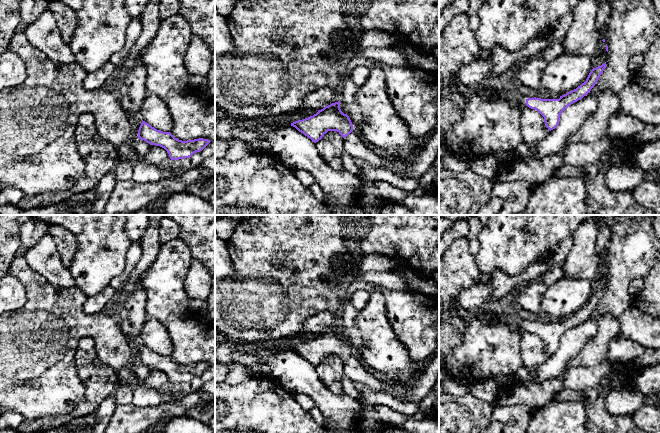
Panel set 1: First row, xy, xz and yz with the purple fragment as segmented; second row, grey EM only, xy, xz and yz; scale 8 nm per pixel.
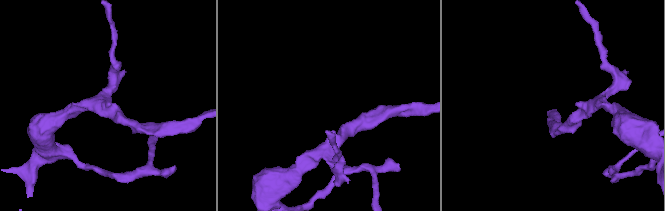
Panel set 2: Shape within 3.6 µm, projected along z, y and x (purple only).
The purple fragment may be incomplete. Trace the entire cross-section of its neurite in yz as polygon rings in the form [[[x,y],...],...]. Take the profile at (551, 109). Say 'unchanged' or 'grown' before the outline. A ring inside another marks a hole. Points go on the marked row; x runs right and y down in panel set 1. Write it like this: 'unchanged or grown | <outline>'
grown | [[[606,62],[593,68],[584,83],[560,96],[559,99],[541,99],[536,97],[526,99],[523,95],[513,97],[518,104],[526,104],[529,108],[537,110],[544,117],[545,125],[551,131],[558,126],[560,115],[568,106],[590,93],[605,68]]]

